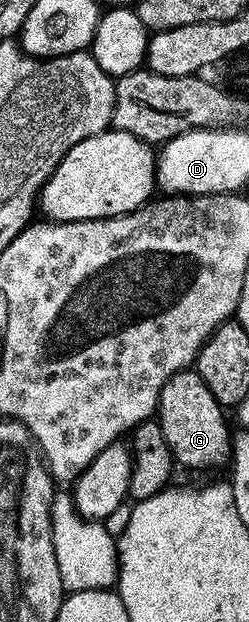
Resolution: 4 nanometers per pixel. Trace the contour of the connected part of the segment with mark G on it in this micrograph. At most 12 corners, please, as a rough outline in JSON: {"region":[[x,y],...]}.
{"region":[[197,371],[162,385],[155,418],[173,460],[230,459],[225,408]]}

